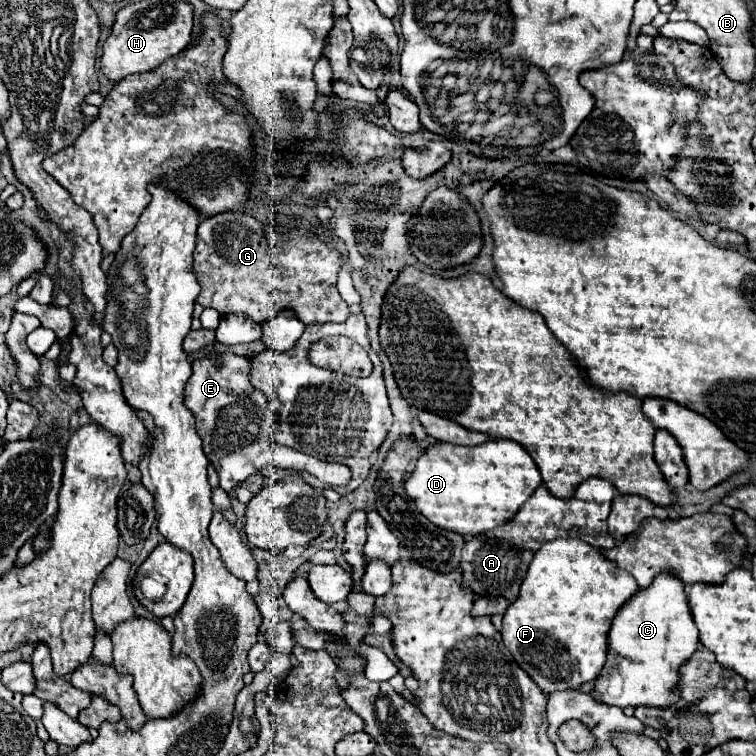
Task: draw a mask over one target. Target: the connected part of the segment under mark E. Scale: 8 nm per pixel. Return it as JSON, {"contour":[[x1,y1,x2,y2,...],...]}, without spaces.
{"contour":[[225,352,219,356,223,366,213,364,213,360,193,360,193,374,185,384,183,400,191,408,197,424,197,434,203,440,203,452,219,474,219,486,231,494,241,486,251,474,253,468,261,470,267,464,275,464,285,470,309,472,315,478,323,480,329,486,345,486,351,480,351,472,345,464,327,464,313,456,305,456,291,448,271,444,271,430,277,428,277,416,263,392,255,390,247,378,251,370,251,360]]}

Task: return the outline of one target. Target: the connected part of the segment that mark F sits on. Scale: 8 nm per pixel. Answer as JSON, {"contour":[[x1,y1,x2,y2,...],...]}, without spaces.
{"contour":[[577,538,549,540,539,548,527,568,519,598,507,608,503,616,503,642,513,654,515,662,533,678,545,692,577,690,585,682,593,682,607,660,607,634,617,610,639,590,629,572,621,570,601,550]]}

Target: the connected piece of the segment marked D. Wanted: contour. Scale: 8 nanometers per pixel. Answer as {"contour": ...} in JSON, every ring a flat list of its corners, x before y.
{"contour":[[489,440,471,448,437,442,421,454,405,492,429,522,461,536,477,536,511,522,541,484,533,458,513,440]]}

